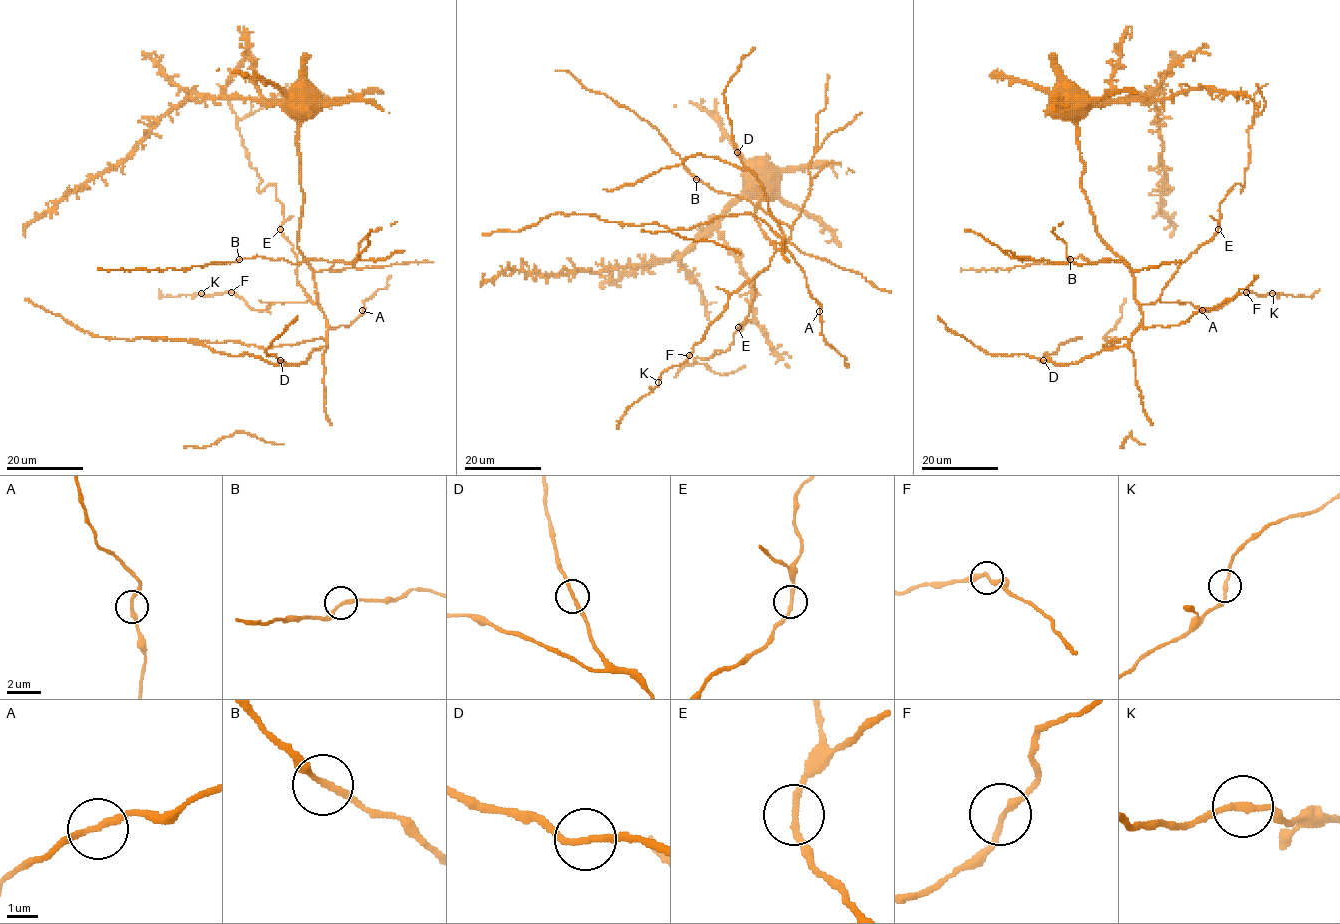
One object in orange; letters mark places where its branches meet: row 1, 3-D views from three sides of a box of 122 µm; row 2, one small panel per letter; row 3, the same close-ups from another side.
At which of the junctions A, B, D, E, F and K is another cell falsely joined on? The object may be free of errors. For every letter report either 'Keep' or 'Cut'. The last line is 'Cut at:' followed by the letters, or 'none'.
A: Keep
B: Keep
D: Keep
E: Keep
F: Keep
K: Keep
Cut at: none

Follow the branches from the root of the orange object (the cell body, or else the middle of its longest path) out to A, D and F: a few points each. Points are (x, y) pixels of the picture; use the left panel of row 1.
A: (300, 225), (297, 248), (313, 272), (316, 301), (326, 323), (331, 328), (347, 327), (364, 312), (362, 310)
D: (300, 225), (297, 248), (313, 272), (316, 301), (326, 320), (327, 344), (315, 349), (304, 363), (280, 360)
F: (300, 225), (297, 248), (313, 272), (318, 305), (309, 300), (271, 303), (264, 310), (257, 310), (231, 292)

